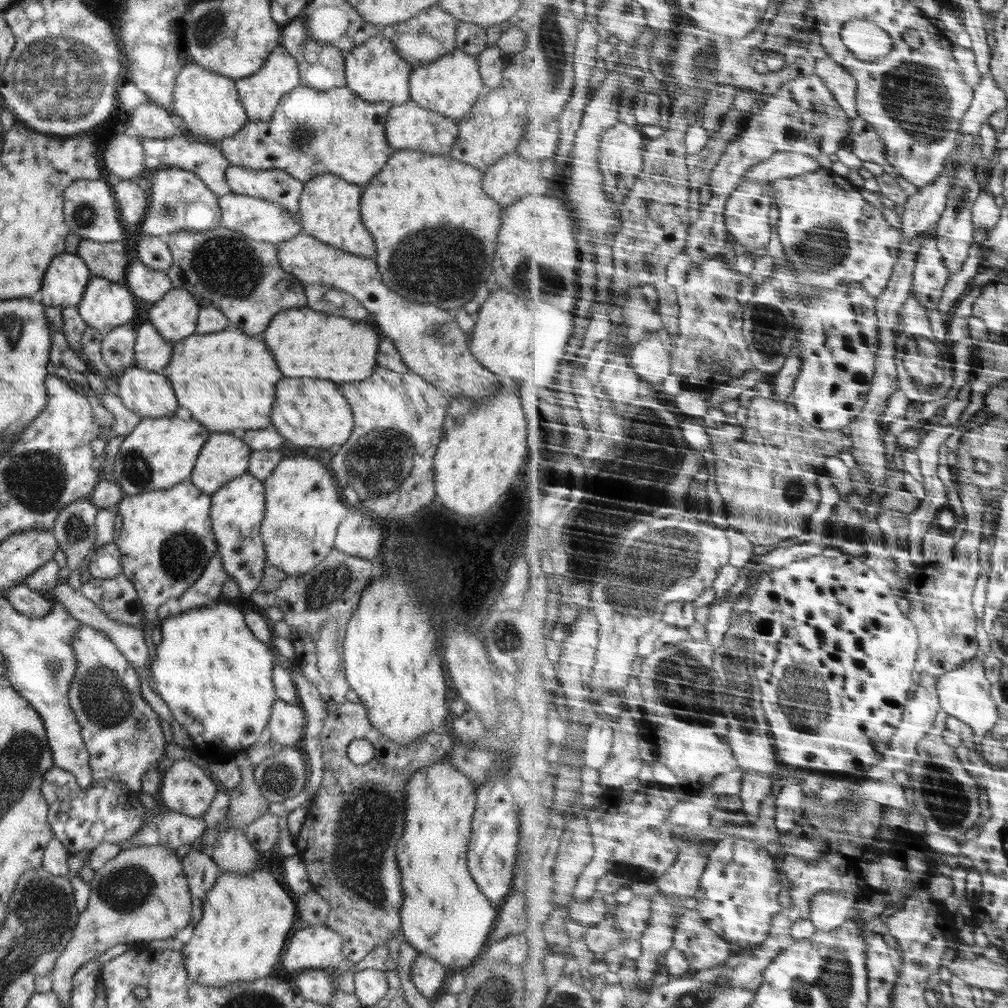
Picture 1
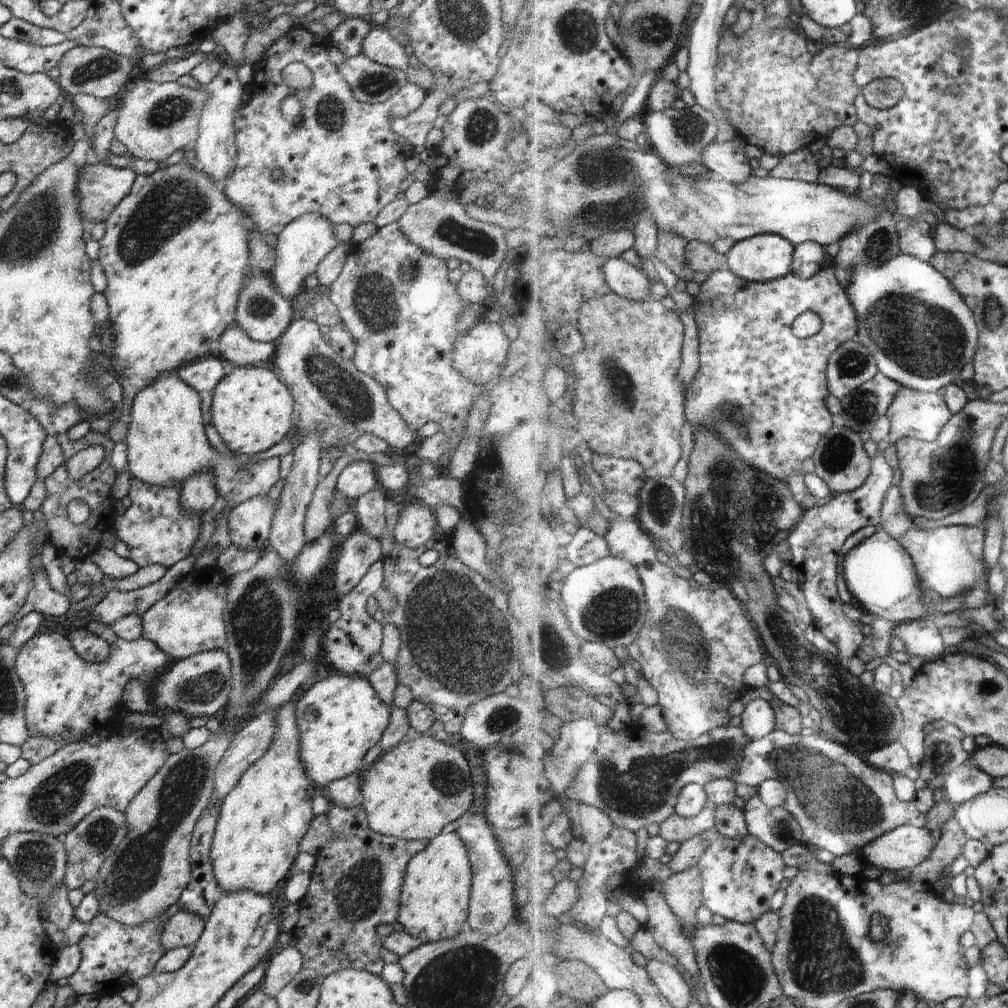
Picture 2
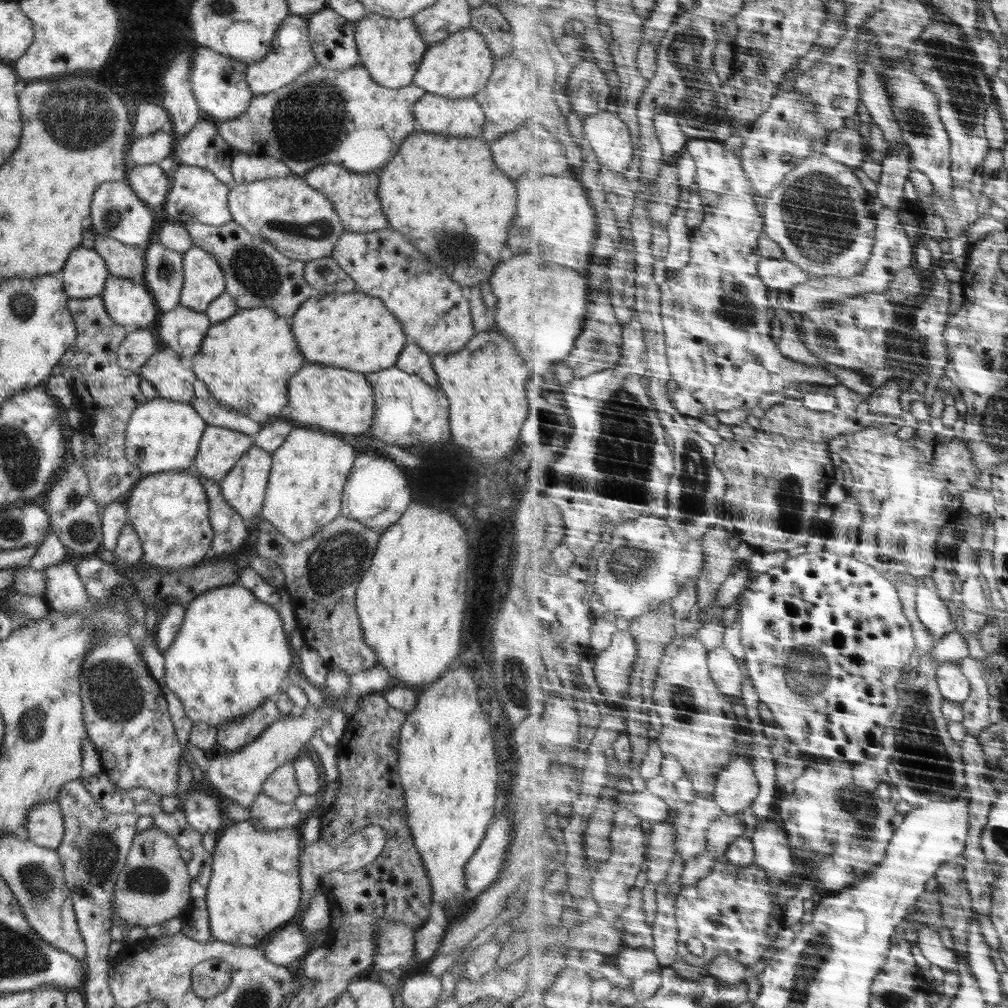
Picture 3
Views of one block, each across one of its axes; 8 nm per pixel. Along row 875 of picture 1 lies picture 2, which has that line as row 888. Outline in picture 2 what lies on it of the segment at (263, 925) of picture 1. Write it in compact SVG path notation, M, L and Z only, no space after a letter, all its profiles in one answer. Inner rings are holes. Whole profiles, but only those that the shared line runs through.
M304 689L300 690L296 695L292 697L292 700L288 704L282 705L282 708L278 710L276 714L276 734L272 738L272 744L268 748L268 752L264 752L264 756L260 760L256 760L238 781L238 784L232 789L232 792L228 793L220 802L220 812L218 813L215 833L213 834L213 840L210 848L210 862L212 863L212 872L218 881L220 890L222 892L236 892L236 890L251 890L260 894L260 896L268 896L268 894L276 888L277 884L286 878L286 875L290 871L290 868L296 860L296 855L300 853L300 841L304 838L306 831L308 830L311 820L314 818L314 812L312 811L312 797L315 796L314 788L315 784L308 778L302 762L300 762L300 732L296 724L296 711L295 705L299 700L300 695Z

